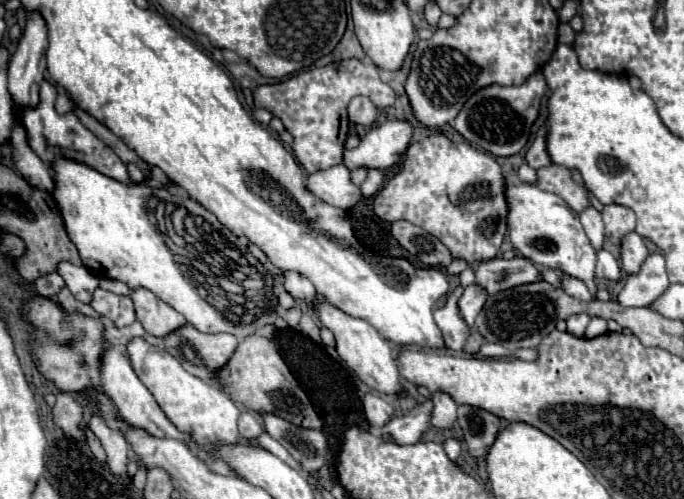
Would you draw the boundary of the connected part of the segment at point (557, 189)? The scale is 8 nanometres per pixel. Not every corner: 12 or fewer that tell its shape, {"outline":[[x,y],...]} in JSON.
{"outline":[[563,166],[537,170],[537,186],[577,214],[591,206],[587,188]]}

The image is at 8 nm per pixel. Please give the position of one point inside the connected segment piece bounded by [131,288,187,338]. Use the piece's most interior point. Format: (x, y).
(158, 318)

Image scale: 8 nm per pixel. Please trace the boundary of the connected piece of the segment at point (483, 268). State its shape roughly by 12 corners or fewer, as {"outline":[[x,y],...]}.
{"outline":[[523,256],[479,262],[475,284],[493,296],[537,280]]}

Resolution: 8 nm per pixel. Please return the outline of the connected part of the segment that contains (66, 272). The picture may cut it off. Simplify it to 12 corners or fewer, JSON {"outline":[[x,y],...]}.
{"outline":[[61,262],[63,276],[71,294],[89,304],[99,278],[85,266]]}

